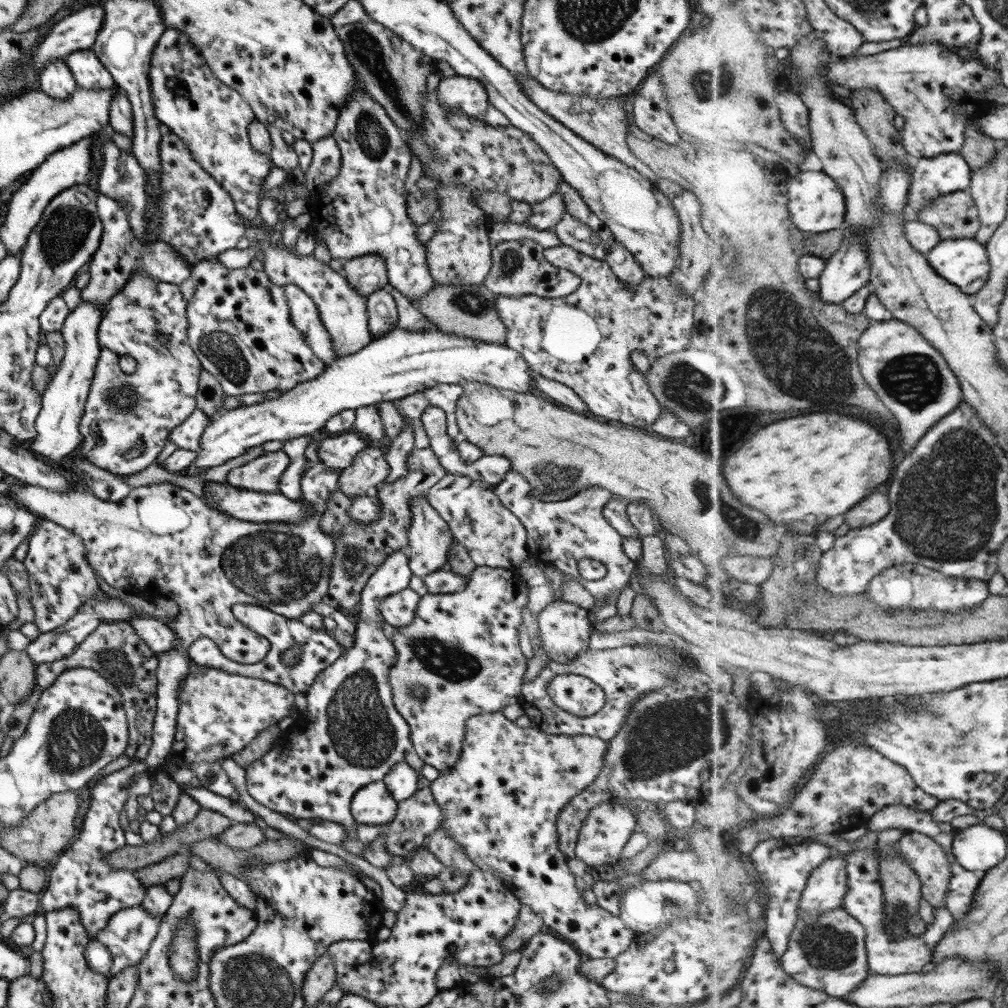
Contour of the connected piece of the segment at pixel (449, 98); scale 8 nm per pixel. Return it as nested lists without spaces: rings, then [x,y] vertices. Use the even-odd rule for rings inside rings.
[[[453,75],[443,78],[435,94],[438,103],[446,111],[459,111],[462,115],[476,119],[481,119],[490,105],[483,86],[467,77]]]

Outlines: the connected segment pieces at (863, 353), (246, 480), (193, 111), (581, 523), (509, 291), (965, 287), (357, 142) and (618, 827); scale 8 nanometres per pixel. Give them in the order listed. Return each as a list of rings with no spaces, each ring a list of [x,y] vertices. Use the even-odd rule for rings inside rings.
[[[901,320],[871,322],[870,328],[858,340],[858,364],[862,366],[863,376],[871,388],[883,396],[883,402],[899,420],[900,435],[902,438],[901,449],[908,452],[914,449],[913,444],[918,444],[923,436],[927,435],[940,420],[946,418],[951,412],[957,410],[964,400],[962,384],[958,376],[953,373],[943,354],[930,343],[923,334],[913,325]]]
[[[283,451],[263,453],[240,467],[226,472],[225,481],[232,487],[260,493],[277,493],[278,480],[287,465]]]
[[[164,27],[155,48],[151,51],[148,75],[150,101],[155,118],[160,121],[162,127],[185,143],[199,166],[230,194],[234,211],[242,217],[242,220],[253,220],[255,214],[258,214],[259,200],[265,196],[263,193],[259,194],[261,182],[274,164],[267,154],[253,150],[248,141],[247,127],[254,119],[250,106],[232,89],[225,87],[216,79],[211,69],[204,63],[200,52],[189,42],[187,35],[169,27]]]
[[[507,470],[503,480],[494,485],[492,491],[500,503],[511,511],[524,526],[526,532],[526,551],[534,563],[550,565],[581,583],[583,588],[601,601],[600,606],[591,607],[588,612],[591,622],[607,620],[616,615],[615,599],[619,590],[627,585],[635,562],[629,560],[621,549],[622,536],[602,517],[602,508],[613,495],[603,487],[584,488],[571,498],[558,501],[538,501],[531,497],[532,486],[518,472]],[[589,559],[601,563],[606,574],[601,580],[580,579],[577,563]]]
[[[520,238],[498,242],[490,248],[490,269],[482,284],[493,295],[518,299],[519,296],[539,296],[540,299],[560,299],[575,292],[579,277],[575,273],[549,264],[542,255],[544,248],[534,240]]]
[[[976,238],[943,239],[927,257],[943,278],[969,296],[976,296],[990,279],[988,248]]]
[[[357,88],[355,91],[351,91],[351,95],[348,96],[348,101],[340,110],[336,125],[330,135],[338,146],[340,152],[338,173],[327,184],[322,186],[321,192],[317,191],[306,199],[306,211],[311,217],[310,228],[308,231],[309,234],[314,237],[314,243],[322,242],[331,258],[349,260],[363,255],[379,255],[385,263],[386,275],[388,278],[387,283],[391,285],[393,289],[397,289],[397,292],[409,301],[411,301],[411,299],[419,299],[419,297],[423,297],[423,295],[429,292],[429,289],[433,287],[433,279],[431,278],[430,272],[427,270],[424,244],[416,240],[417,226],[408,219],[406,213],[406,196],[403,195],[403,181],[406,178],[407,170],[409,170],[410,152],[407,150],[406,143],[404,142],[405,134],[392,123],[392,120],[386,115],[384,108],[379,103],[375,102],[369,95],[367,95],[367,92],[365,92],[363,88]]]
[[[601,802],[595,808],[591,808],[581,821],[579,836],[577,836],[574,847],[574,856],[589,867],[617,863],[621,849],[635,830],[636,818],[630,810],[619,804],[611,804],[611,802]]]

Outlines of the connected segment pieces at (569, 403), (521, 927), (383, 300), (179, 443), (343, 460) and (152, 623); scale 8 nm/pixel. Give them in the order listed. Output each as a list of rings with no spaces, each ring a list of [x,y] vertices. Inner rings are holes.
[[[532,373],[531,378],[532,387],[543,392],[555,404],[568,408],[575,413],[590,415],[585,403],[568,386],[543,378],[537,373]]]
[[[520,905],[515,924],[509,932],[503,935],[503,938],[499,941],[499,946],[505,953],[516,951],[542,929],[541,919],[531,912],[529,905]]]
[[[381,288],[369,294],[365,300],[367,332],[371,340],[385,336],[385,333],[396,327],[398,320],[393,298]]]
[[[195,409],[188,418],[179,424],[179,427],[173,428],[173,431],[167,435],[167,440],[173,443],[179,449],[197,452],[200,448],[199,437],[209,425],[211,418]]]
[[[350,432],[335,434],[318,442],[316,446],[317,458],[327,468],[343,470],[347,468],[355,455],[369,443],[361,436]]]
[[[136,616],[127,620],[135,634],[156,655],[167,652],[178,645],[178,638],[165,623],[150,616]]]

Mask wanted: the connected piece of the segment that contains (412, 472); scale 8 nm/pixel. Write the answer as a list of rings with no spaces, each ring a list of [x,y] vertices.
[[[429,447],[411,449],[406,458],[406,471],[407,474],[396,478],[395,482],[381,482],[370,491],[371,495],[375,495],[376,499],[380,500],[380,516],[374,523],[357,525],[356,520],[351,520],[350,516],[346,515],[346,510],[352,503],[351,498],[347,498],[338,487],[328,497],[320,527],[325,534],[332,536],[334,551],[330,564],[327,594],[322,596],[321,600],[323,604],[335,610],[351,610],[353,606],[358,607],[357,594],[360,594],[363,585],[381,566],[386,556],[395,551],[408,554],[407,529],[412,514],[407,502],[410,502],[410,498],[414,496],[425,495],[425,491],[446,473]]]

